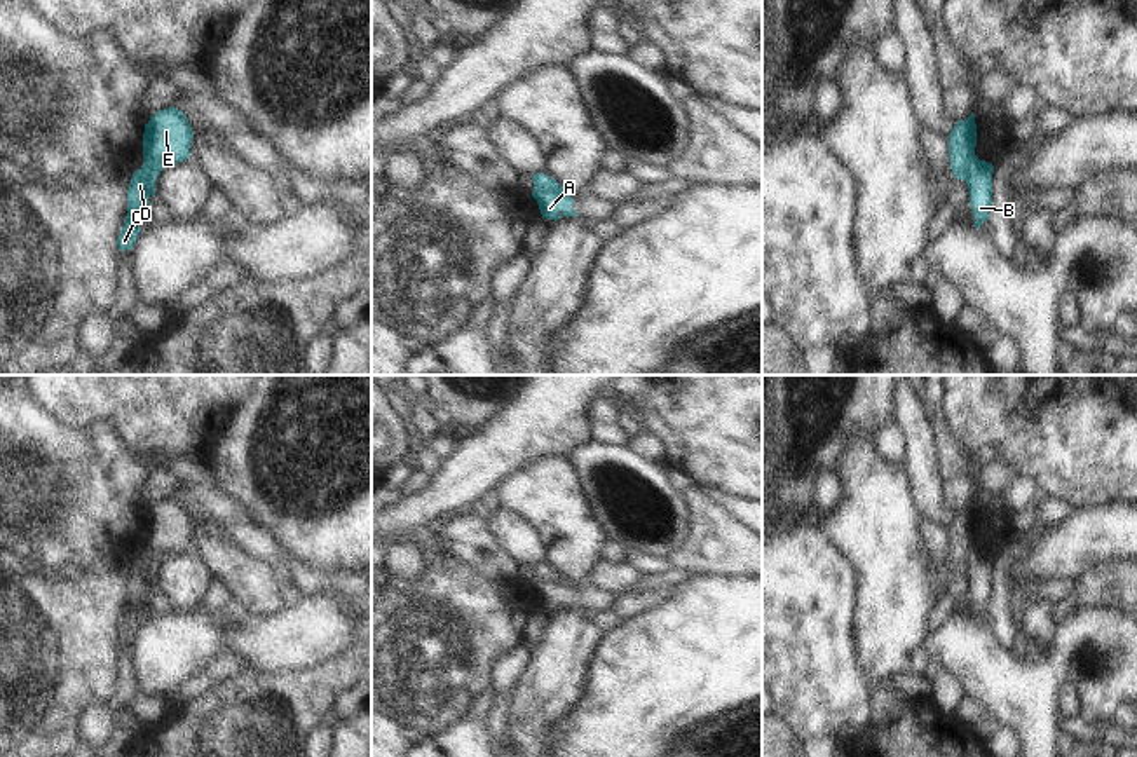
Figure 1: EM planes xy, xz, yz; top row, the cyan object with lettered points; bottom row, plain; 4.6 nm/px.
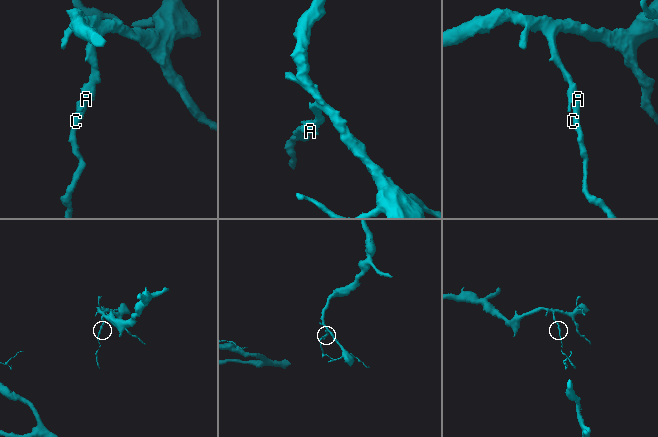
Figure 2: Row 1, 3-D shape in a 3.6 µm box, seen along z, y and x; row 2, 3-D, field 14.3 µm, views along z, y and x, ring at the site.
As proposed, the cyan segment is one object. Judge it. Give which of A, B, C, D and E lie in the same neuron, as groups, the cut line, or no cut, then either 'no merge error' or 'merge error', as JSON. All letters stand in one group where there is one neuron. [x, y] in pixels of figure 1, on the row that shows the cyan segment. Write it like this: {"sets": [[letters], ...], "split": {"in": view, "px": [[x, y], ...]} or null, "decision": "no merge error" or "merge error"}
{"sets": [["A", "B", "C", "D"], ["E"]], "split": {"in": "xz", "px": [[536, 189], [564, 194]]}, "decision": "merge error"}

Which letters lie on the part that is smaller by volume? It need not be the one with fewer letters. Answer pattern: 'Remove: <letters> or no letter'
Remove: A, B, C, D

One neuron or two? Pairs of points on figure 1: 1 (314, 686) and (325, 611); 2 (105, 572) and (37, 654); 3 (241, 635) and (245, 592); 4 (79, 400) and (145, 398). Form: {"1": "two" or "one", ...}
{"1": "two", "2": "one", "3": "two", "4": "one"}

